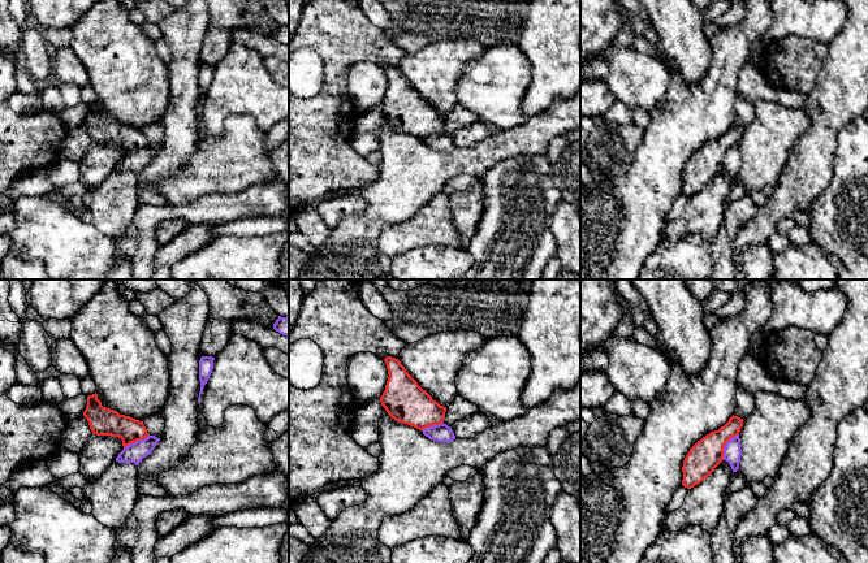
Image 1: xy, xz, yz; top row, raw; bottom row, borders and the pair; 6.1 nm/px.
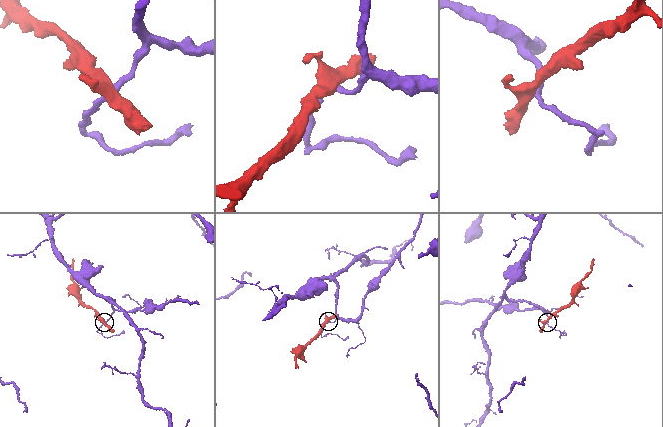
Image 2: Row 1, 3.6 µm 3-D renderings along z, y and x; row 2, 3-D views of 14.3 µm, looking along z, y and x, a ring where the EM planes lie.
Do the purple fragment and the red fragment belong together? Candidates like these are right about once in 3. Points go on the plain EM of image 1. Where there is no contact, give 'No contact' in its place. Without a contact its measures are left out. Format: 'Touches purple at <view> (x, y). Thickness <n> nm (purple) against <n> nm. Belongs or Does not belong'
Touches purple at yz (725, 154). Thickness 110 nm (purple) against 190 nm. Does not belong

